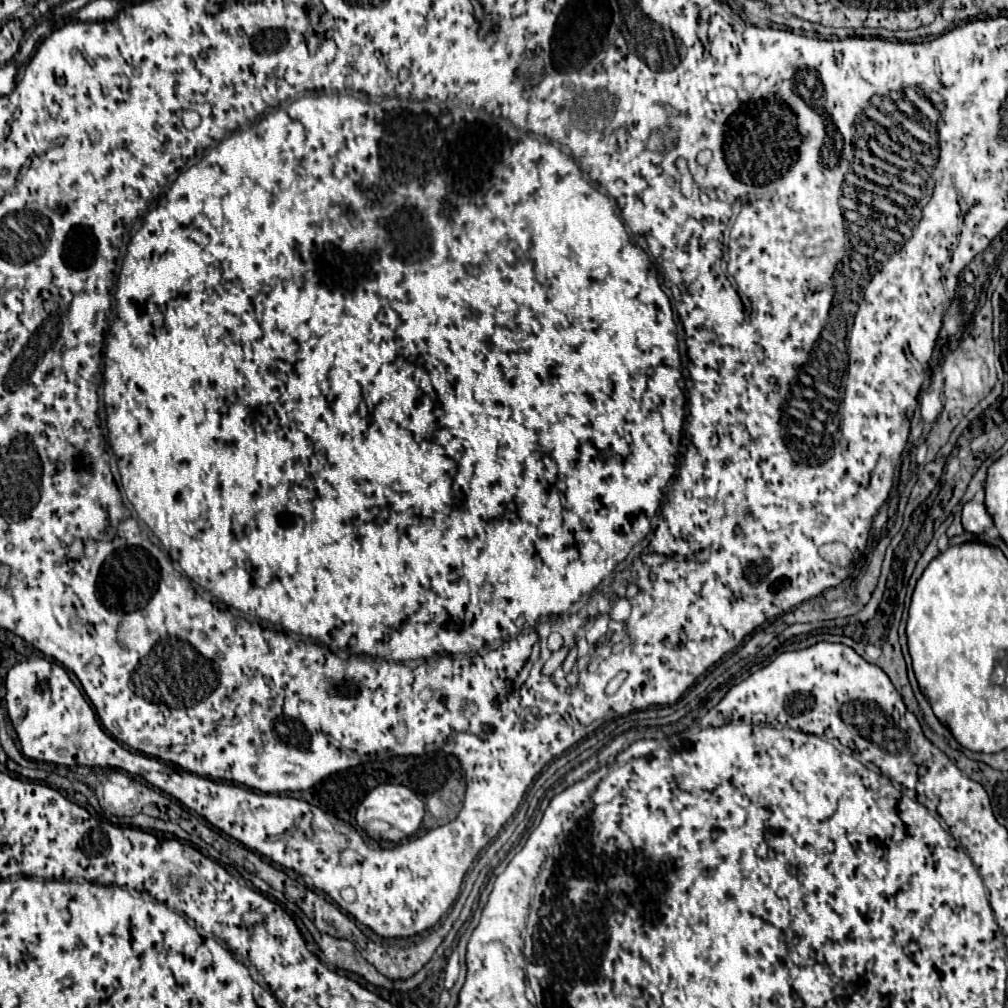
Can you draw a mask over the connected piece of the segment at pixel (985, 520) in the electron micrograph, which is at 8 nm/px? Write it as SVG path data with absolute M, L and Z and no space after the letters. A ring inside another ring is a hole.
M968 501L962 509L962 525L964 525L964 531L980 535L992 527L992 517L986 513L986 507L982 503Z

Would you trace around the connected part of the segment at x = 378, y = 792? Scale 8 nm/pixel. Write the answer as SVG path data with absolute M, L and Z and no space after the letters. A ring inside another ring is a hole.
M376 785L366 795L366 799L360 803L356 811L358 825L374 839L386 839L386 841L400 841L420 827L424 817L424 803L420 797L406 785Z

